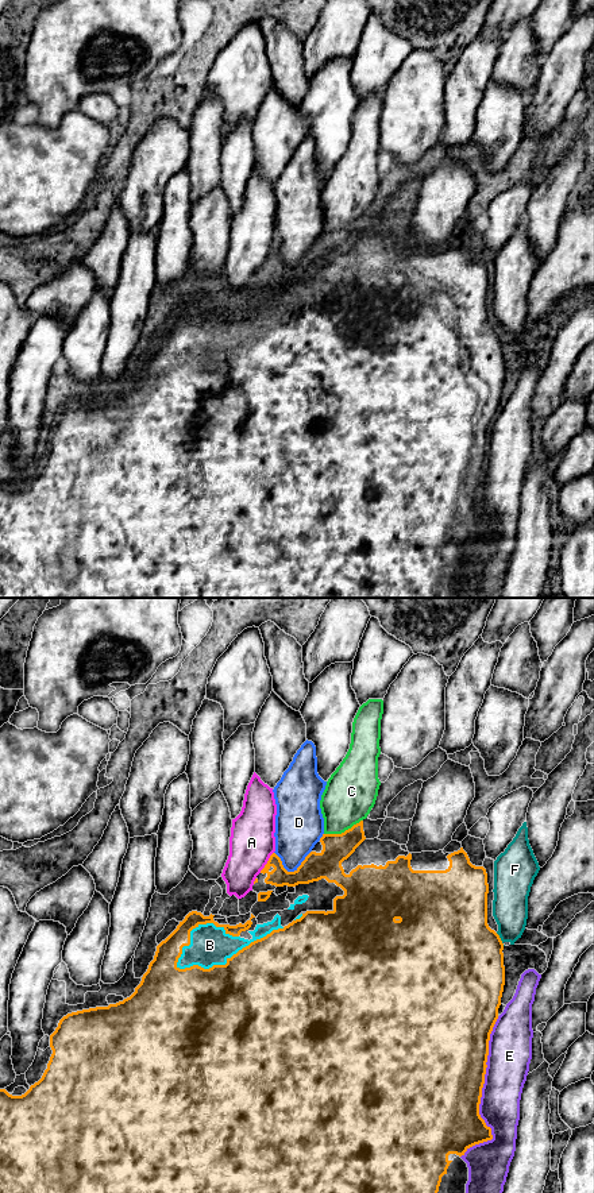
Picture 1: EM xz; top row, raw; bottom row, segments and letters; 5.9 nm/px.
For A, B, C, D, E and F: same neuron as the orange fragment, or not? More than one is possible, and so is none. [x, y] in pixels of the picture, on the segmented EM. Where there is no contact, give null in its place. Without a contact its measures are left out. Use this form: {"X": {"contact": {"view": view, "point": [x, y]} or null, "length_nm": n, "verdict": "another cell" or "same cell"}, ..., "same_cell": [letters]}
{"A": {"contact": {"view": "xz", "point": [267, 863]}, "length_nm": 150, "verdict": "another cell"}, "B": {"contact": {"view": "xz", "point": [228, 958]}, "length_nm": 700, "verdict": "same cell"}, "C": {"contact": {"view": "xz", "point": [344, 831]}, "length_nm": 240, "verdict": "another cell"}, "D": {"contact": {"view": "xz", "point": [292, 872]}, "length_nm": 220, "verdict": "another cell"}, "E": {"contact": {"view": "xz", "point": [481, 1093]}, "length_nm": 850, "verdict": "another cell"}, "F": {"contact": {"view": "xz", "point": [500, 939]}, "length_nm": 90, "verdict": "another cell"}, "same_cell": ["B"]}

